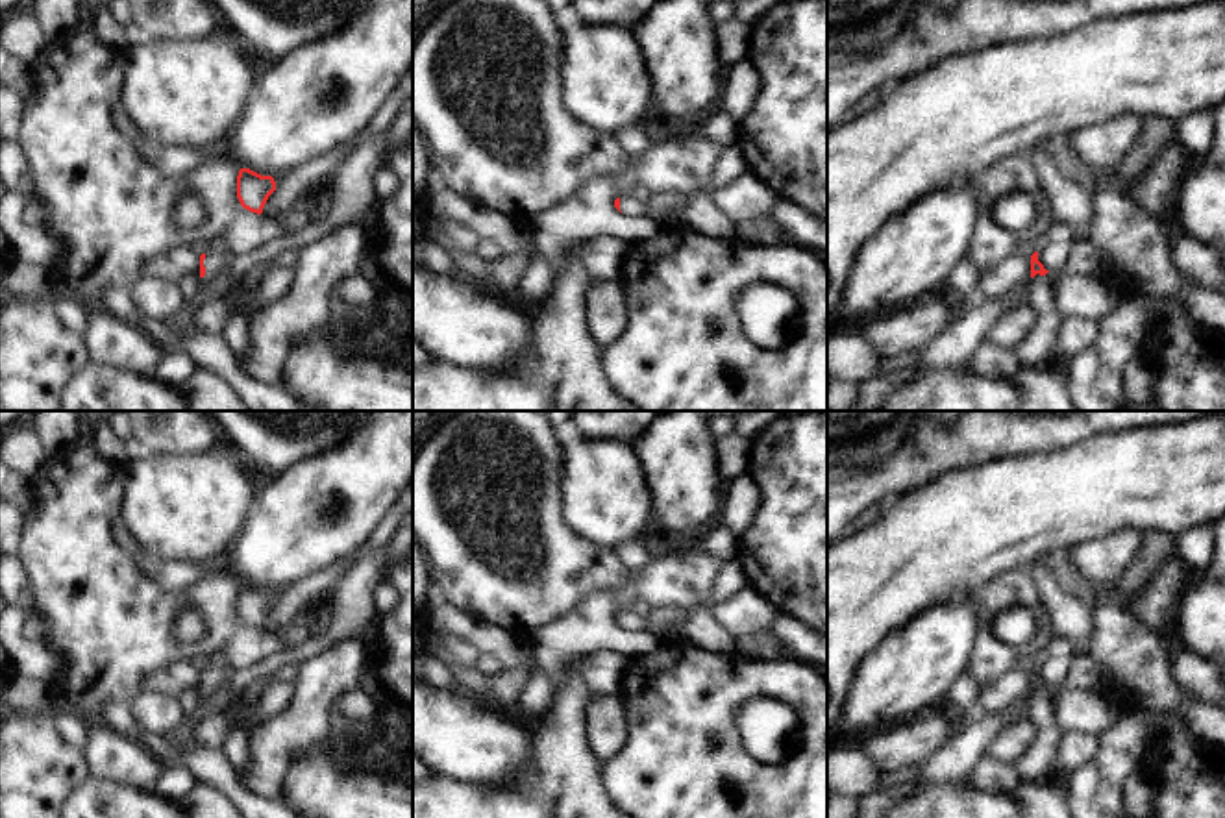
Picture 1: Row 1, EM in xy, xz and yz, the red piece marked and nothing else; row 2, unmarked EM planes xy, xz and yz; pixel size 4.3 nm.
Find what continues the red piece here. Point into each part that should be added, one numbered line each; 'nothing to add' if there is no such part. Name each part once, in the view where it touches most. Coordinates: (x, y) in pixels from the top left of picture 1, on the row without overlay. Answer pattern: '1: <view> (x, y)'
1: xy (215, 674)

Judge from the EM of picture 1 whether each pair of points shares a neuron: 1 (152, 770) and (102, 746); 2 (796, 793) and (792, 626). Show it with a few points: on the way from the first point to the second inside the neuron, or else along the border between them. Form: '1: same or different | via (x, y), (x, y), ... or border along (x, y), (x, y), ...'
1: same | via (139, 768), (115, 757)
2: different | border along (792, 656), (807, 663)

